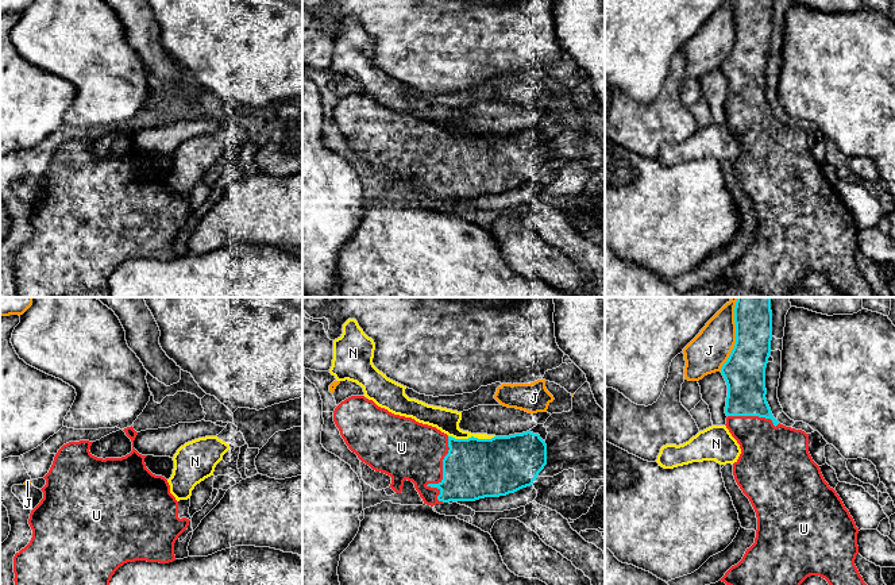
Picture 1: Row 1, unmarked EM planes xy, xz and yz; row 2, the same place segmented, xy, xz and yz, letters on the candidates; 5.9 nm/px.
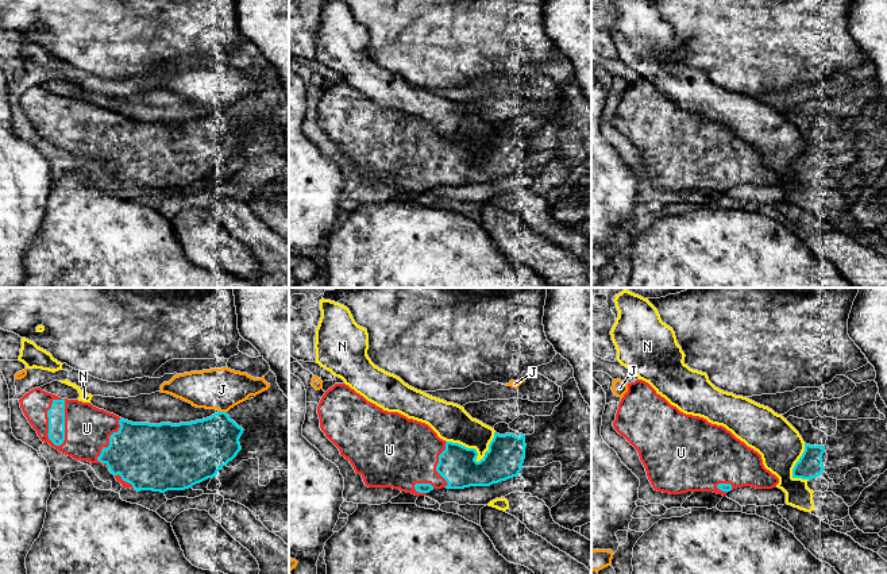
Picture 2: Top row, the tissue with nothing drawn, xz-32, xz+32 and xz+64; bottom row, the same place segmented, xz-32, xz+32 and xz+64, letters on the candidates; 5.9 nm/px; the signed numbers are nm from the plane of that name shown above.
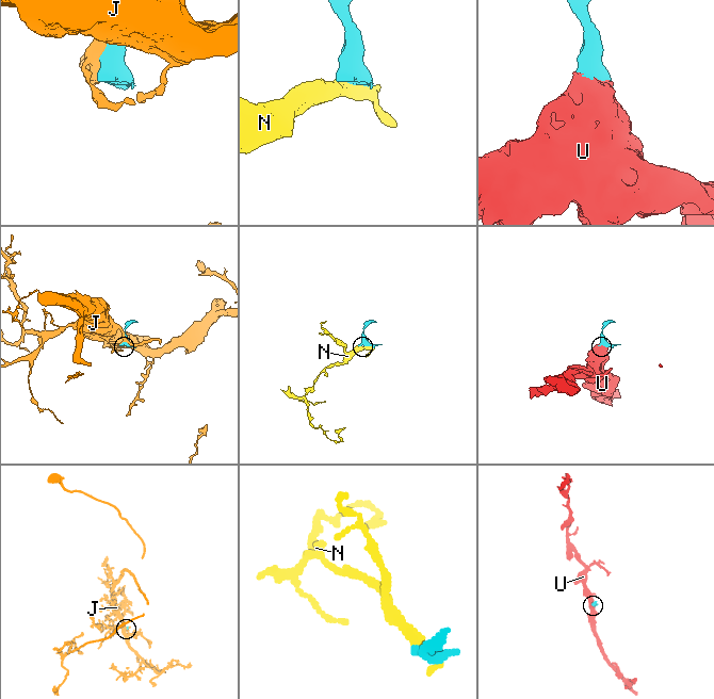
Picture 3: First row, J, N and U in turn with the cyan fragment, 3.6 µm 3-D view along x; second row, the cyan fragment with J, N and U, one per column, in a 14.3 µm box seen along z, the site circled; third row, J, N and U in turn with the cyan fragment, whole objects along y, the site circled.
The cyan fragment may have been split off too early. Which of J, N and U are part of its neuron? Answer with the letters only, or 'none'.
U

